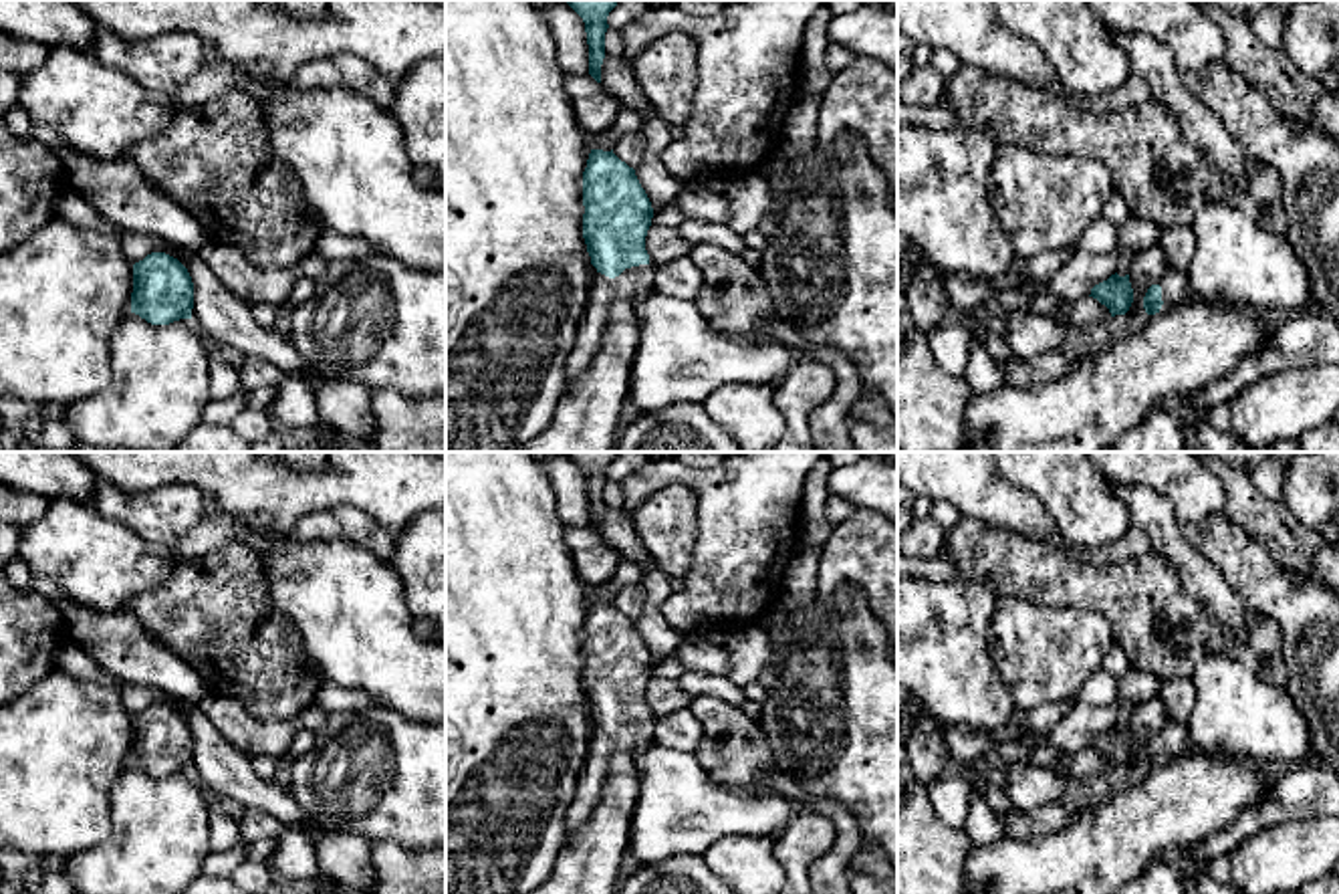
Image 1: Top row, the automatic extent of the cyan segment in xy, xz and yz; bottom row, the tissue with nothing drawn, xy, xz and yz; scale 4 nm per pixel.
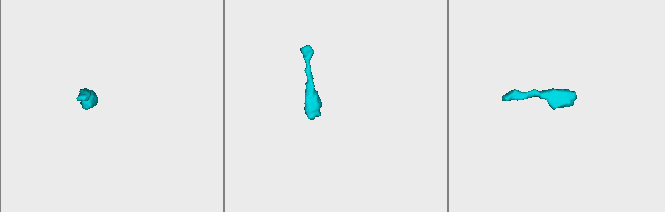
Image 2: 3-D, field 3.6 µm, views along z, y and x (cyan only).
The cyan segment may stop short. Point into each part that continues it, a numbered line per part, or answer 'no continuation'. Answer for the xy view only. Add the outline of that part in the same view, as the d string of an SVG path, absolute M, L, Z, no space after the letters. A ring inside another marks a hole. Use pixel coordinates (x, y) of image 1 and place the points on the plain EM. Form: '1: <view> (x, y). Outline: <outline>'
no continuation

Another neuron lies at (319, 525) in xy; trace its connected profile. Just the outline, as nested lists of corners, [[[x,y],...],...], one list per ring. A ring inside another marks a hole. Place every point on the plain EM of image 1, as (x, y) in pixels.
[[[313,511],[298,521],[292,537],[300,543],[333,541],[341,537],[341,525],[333,511]]]

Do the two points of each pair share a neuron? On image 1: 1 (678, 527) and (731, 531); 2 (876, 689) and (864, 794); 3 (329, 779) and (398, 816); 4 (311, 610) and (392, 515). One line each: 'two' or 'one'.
1: two
2: one
3: one
4: two

